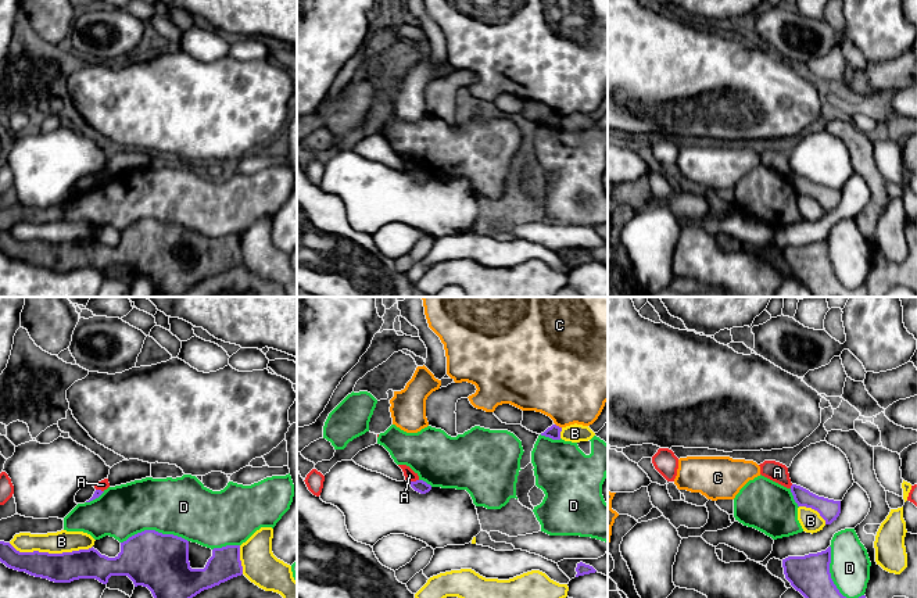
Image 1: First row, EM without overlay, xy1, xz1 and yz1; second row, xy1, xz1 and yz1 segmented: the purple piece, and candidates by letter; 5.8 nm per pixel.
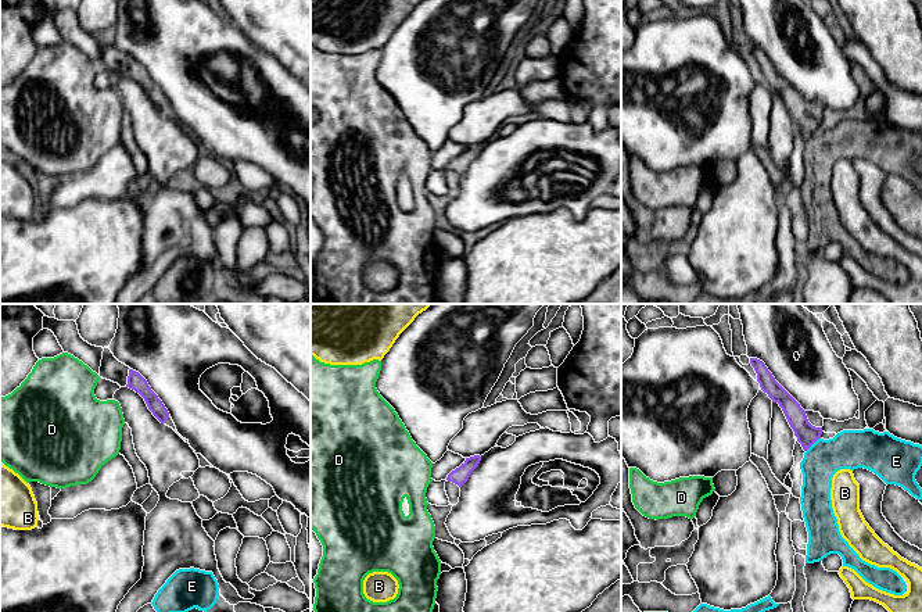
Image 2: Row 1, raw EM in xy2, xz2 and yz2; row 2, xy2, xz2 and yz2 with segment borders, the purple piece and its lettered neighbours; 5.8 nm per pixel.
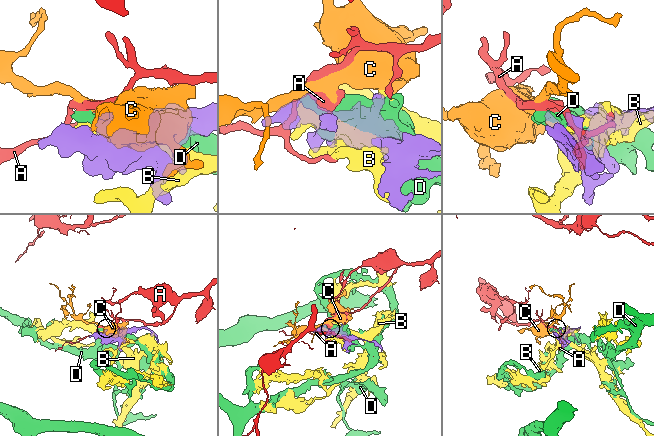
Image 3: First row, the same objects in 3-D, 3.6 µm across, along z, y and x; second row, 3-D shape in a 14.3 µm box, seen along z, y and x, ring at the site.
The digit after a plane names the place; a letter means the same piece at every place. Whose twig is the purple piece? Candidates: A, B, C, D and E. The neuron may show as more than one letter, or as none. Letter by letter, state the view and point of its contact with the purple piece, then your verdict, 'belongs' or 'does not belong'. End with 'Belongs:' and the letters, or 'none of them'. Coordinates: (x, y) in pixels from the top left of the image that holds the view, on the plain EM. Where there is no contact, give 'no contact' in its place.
A: contact xz1 (412, 171); does not belong
B: contact xy1 (50, 243); does not belong
C: contact xz1 (558, 115); does not belong
D: contact yz1 (831, 269); does not belong
E: contact yz2 (813, 132); belongs
Belongs: E

